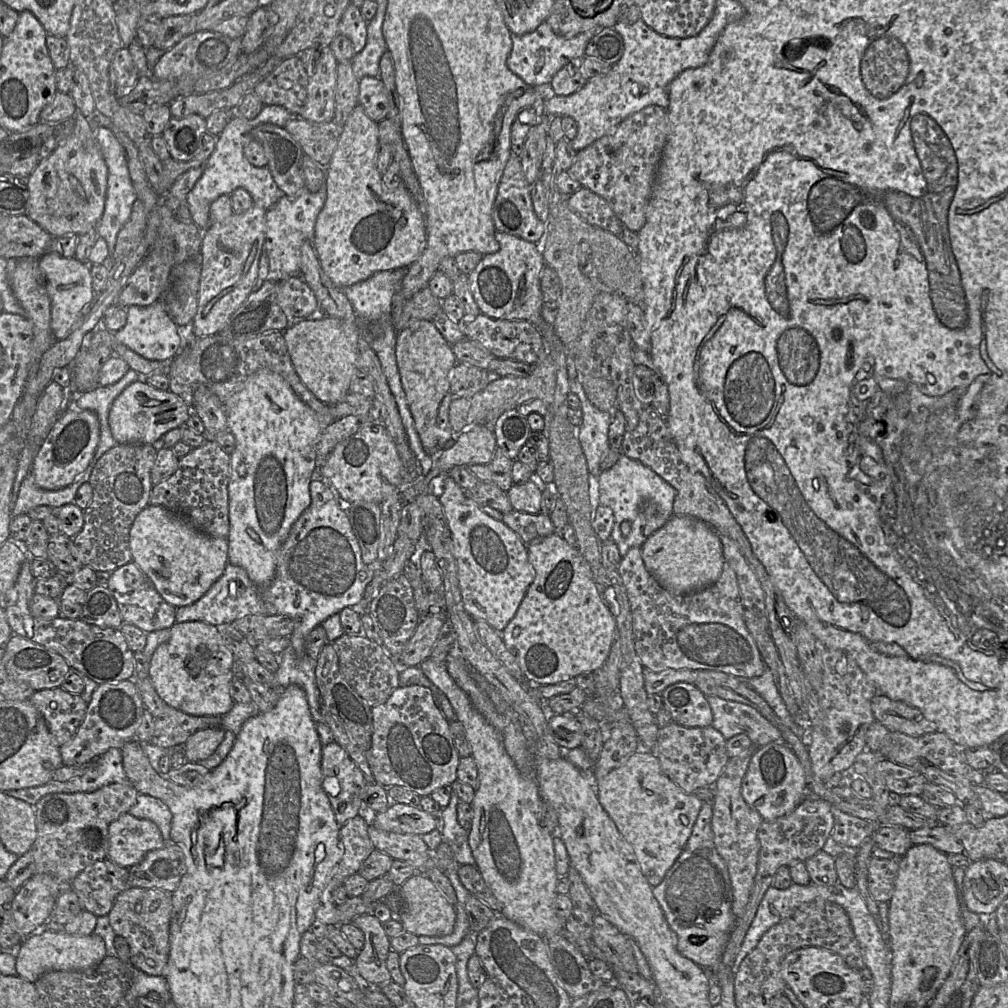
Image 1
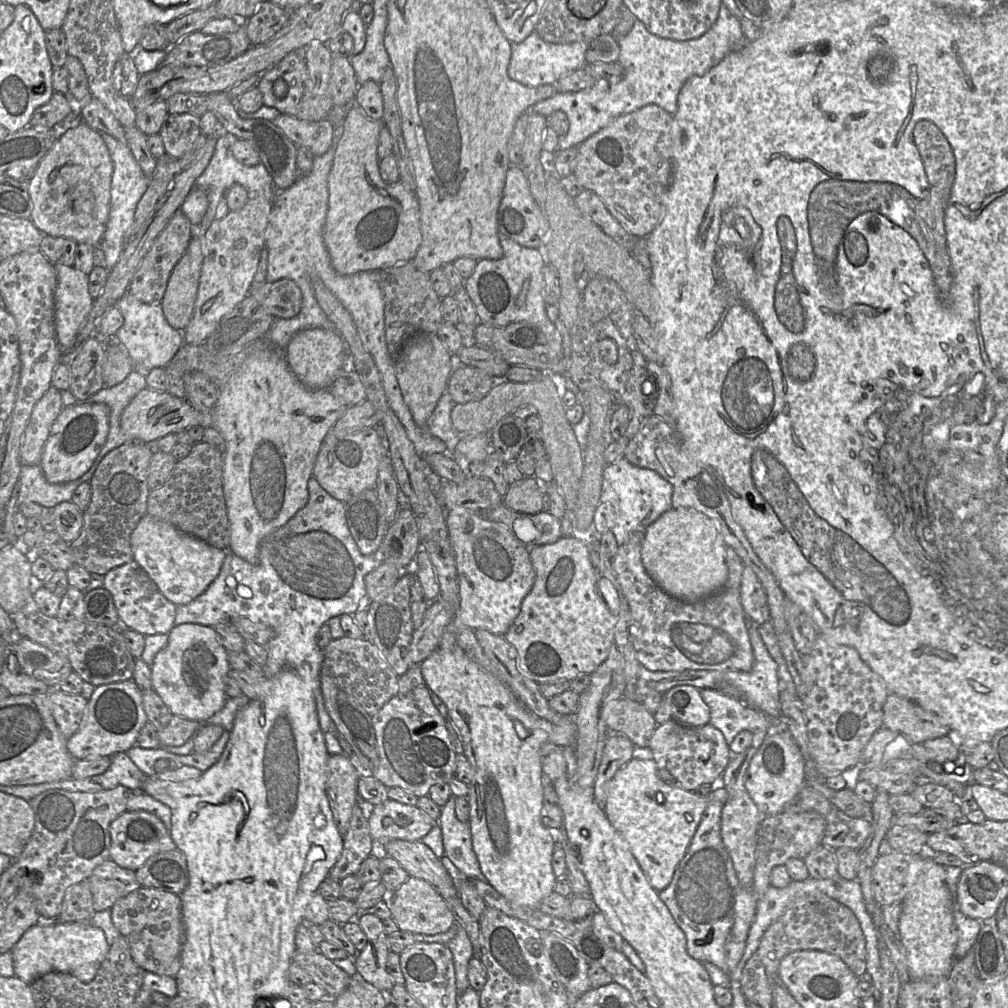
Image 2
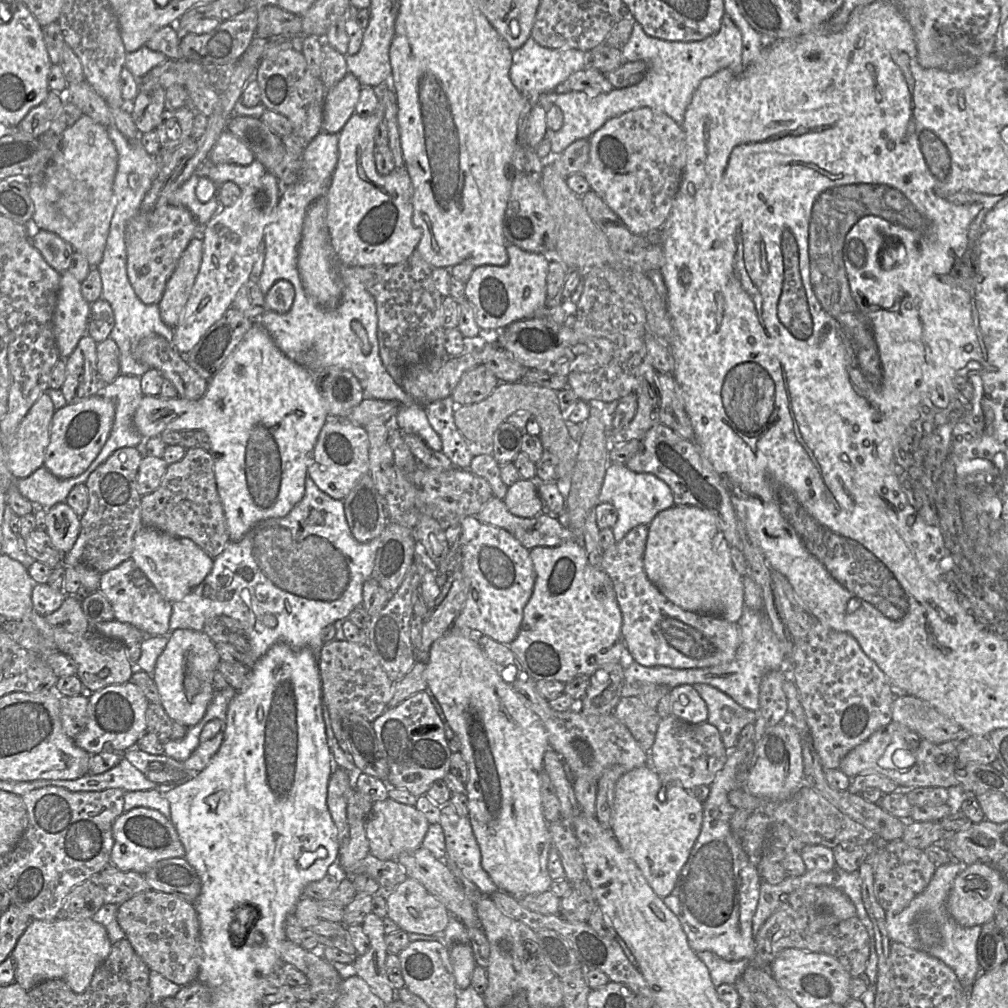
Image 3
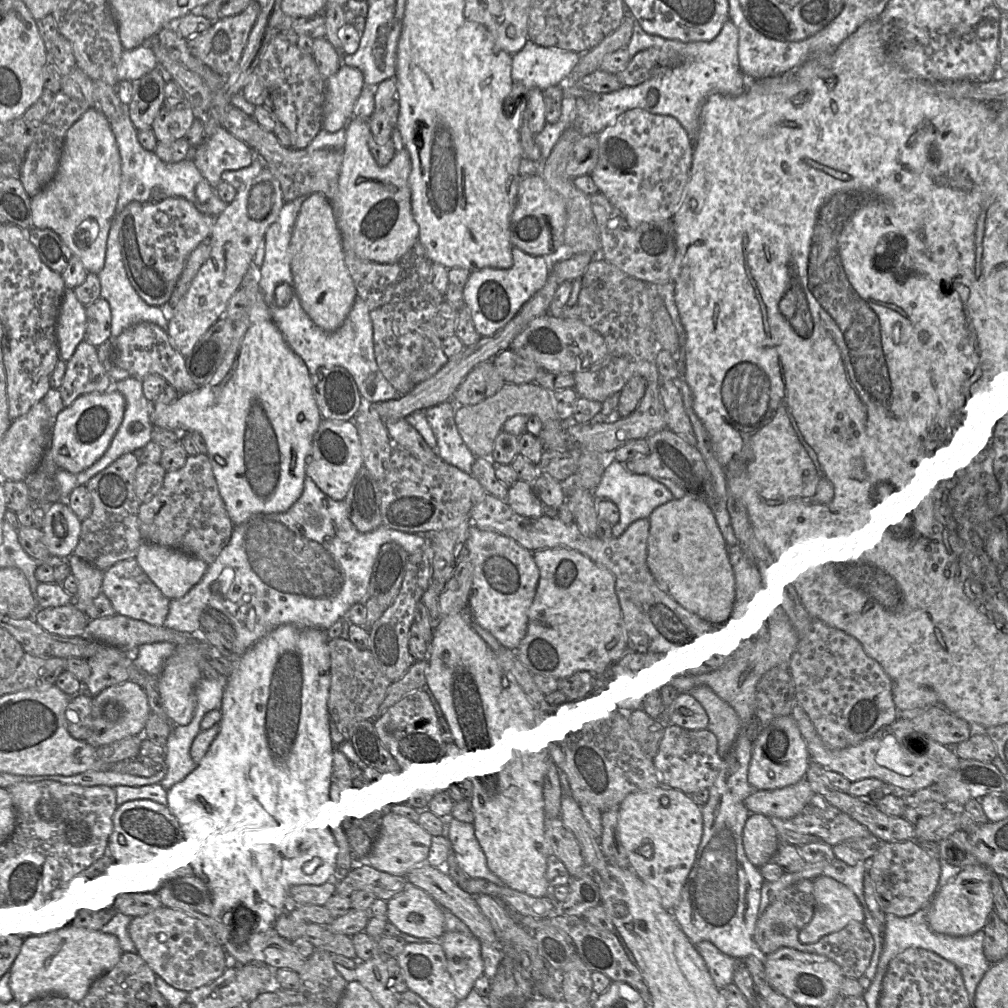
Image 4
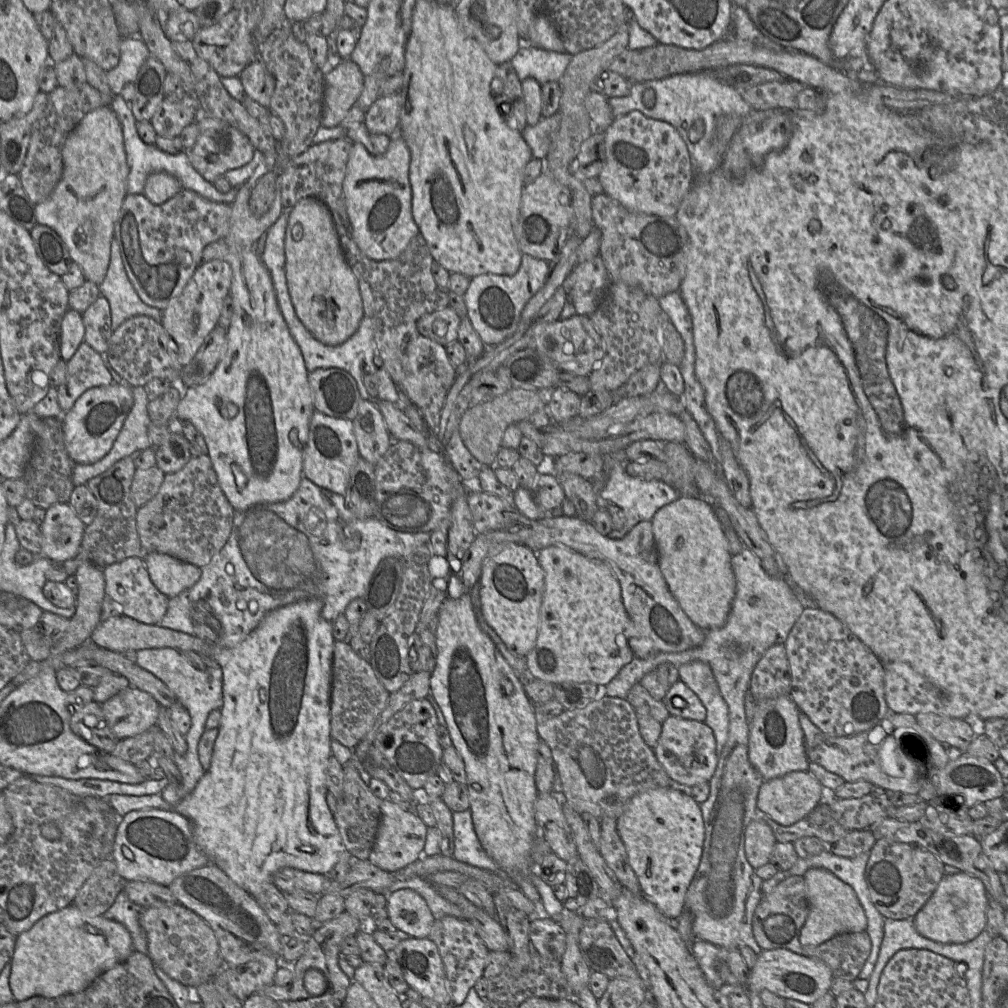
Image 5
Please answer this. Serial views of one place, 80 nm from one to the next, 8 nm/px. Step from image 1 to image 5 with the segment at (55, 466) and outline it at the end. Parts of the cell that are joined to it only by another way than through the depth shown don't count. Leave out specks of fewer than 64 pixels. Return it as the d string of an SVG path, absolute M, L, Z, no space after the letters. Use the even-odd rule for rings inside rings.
M125 383L95 387L84 392L62 417L65 447L69 457L81 465L94 464L111 450L133 406L133 387Z

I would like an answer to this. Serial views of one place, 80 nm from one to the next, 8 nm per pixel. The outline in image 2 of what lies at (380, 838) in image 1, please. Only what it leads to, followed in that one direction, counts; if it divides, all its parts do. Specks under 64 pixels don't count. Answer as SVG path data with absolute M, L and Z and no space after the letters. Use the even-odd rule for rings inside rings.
M391 840L383 845L388 856L393 857L409 876L431 884L441 895L441 889L455 888L441 860L422 841Z

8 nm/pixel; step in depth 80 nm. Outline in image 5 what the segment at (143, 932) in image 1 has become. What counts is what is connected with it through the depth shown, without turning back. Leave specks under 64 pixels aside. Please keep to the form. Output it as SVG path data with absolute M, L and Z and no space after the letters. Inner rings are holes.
M181 904L143 908L140 926L146 933L148 957L170 978L187 988L195 988L218 974L225 963L212 929Z

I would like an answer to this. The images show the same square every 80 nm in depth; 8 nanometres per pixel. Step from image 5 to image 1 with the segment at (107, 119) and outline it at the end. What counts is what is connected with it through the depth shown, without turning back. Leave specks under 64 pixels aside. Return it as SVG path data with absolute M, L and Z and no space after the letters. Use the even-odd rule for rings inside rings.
M71 135L45 159L27 178L29 201L27 216L47 231L52 237L86 233L96 228L105 206L108 169L96 140L83 141Z

